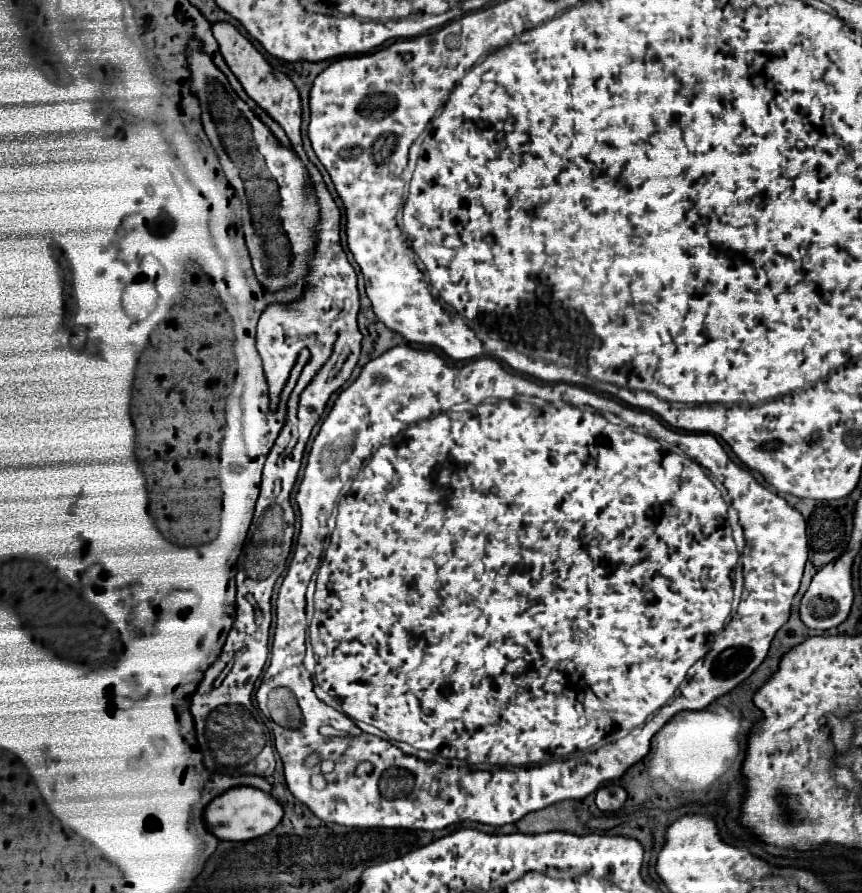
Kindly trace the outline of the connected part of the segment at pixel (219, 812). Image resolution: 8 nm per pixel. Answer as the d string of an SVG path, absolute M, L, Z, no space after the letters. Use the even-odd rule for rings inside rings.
M242 786L232 788L218 798L214 798L204 808L204 822L206 828L218 838L218 840L230 840L230 842L246 842L258 836L268 834L282 818L282 806L272 798L272 794L266 794L262 790Z

